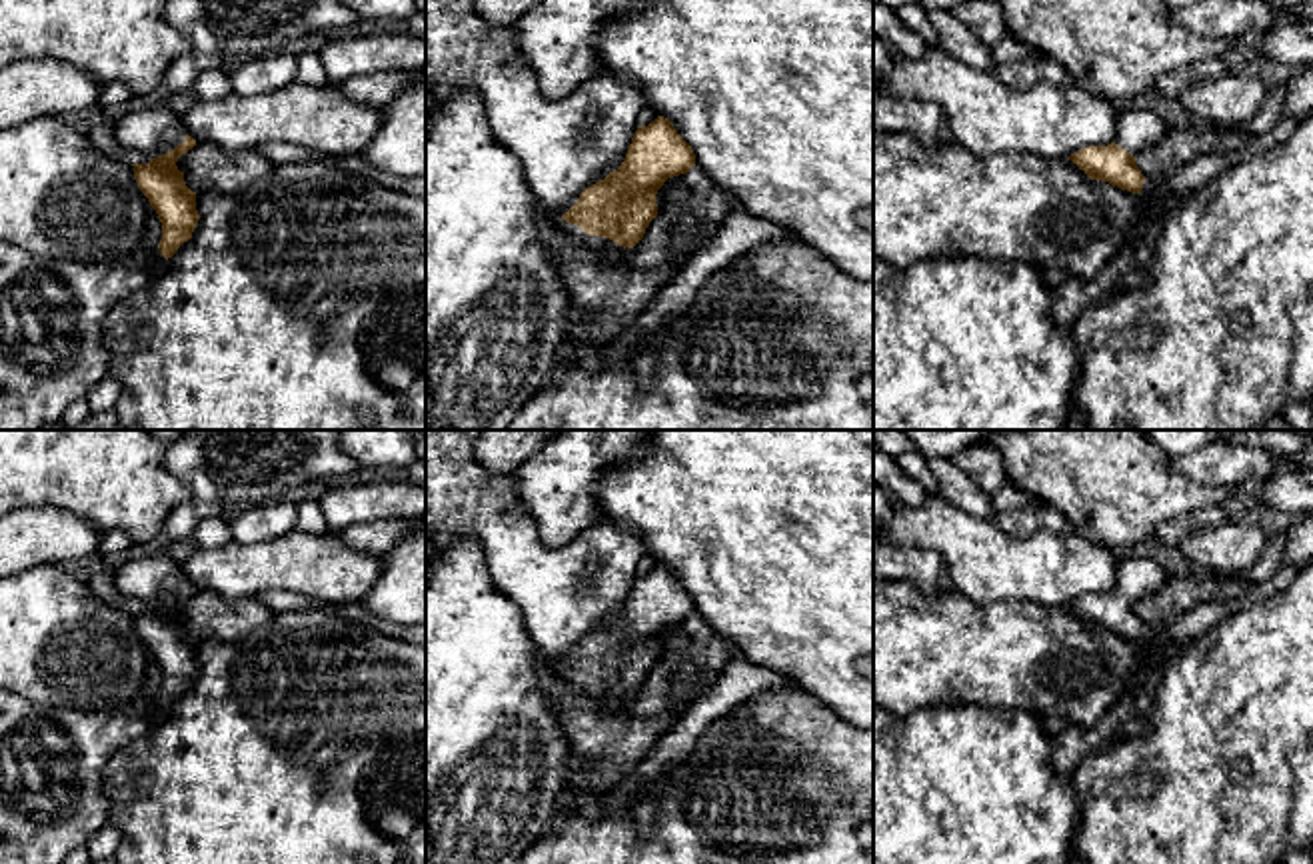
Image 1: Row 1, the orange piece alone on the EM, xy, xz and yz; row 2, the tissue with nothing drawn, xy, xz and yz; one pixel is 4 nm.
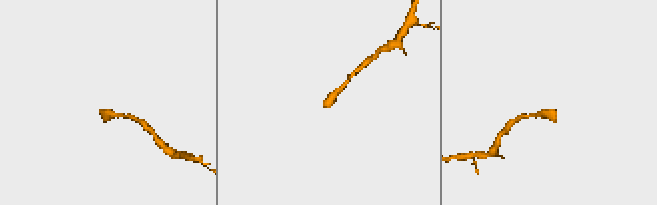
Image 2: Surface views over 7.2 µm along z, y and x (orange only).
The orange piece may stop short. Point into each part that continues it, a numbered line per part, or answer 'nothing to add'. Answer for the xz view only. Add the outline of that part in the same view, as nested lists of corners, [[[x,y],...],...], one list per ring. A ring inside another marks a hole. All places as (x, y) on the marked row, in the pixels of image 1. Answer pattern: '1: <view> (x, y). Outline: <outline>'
1: xz (598, 244). Outline: [[[558,220],[562,234],[576,244],[590,248],[594,254],[602,256],[604,260],[618,260],[624,256],[626,248],[612,242],[604,236],[590,236],[580,226],[570,224],[566,220]]]

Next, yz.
1: yz (1136, 130). Outline: [[[1121,110],[1117,112],[1115,144],[1135,156],[1155,146],[1167,130],[1169,128],[1157,112]]]

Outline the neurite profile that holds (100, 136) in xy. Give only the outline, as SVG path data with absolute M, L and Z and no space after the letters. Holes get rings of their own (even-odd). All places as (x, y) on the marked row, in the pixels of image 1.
M108 122L96 124L94 128L90 128L86 132L86 136L88 136L90 144L106 156L112 156L112 158L118 158L118 160L124 160L124 162L130 162L130 164L148 164L152 160L146 154L122 148L116 142L112 124L108 124Z

